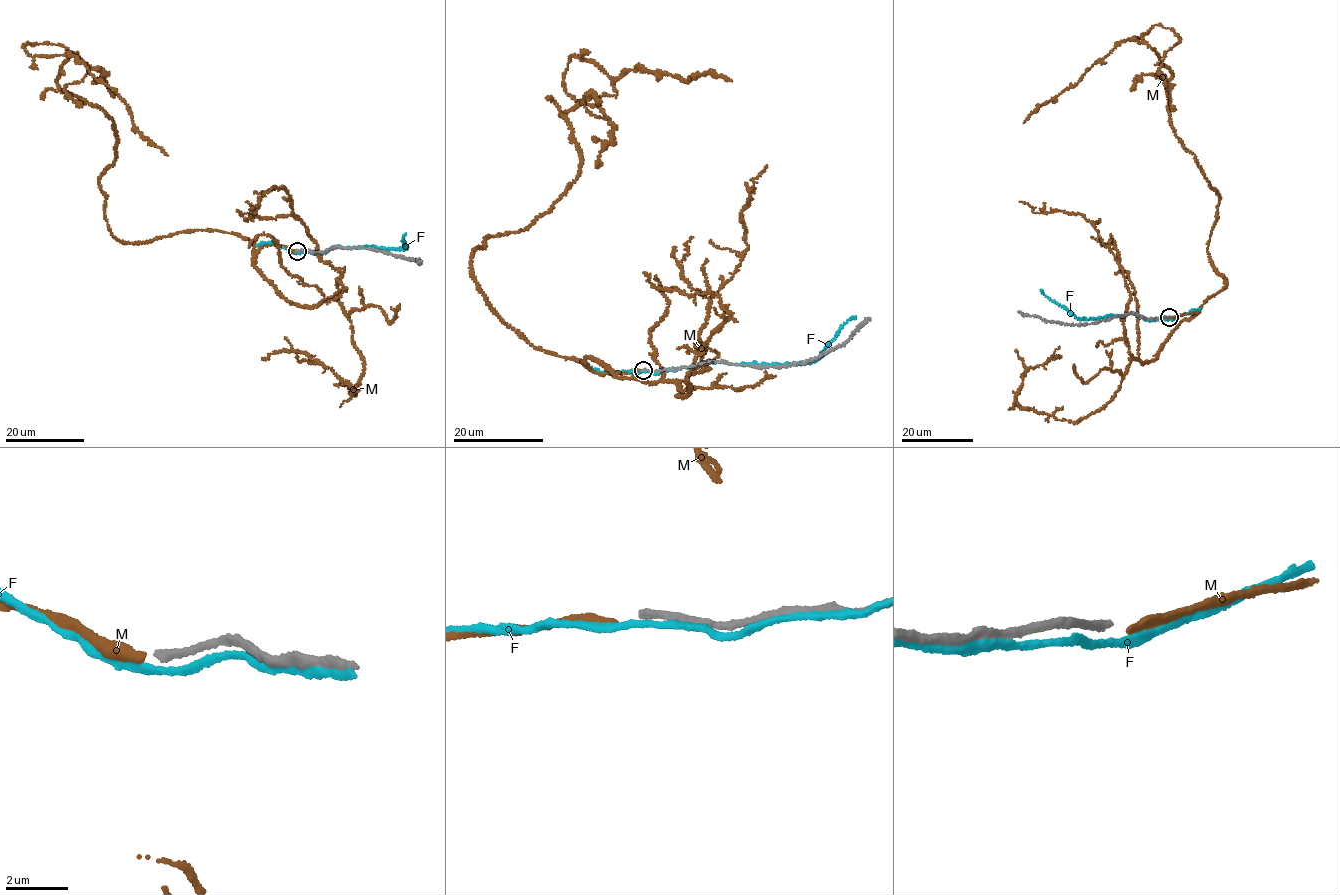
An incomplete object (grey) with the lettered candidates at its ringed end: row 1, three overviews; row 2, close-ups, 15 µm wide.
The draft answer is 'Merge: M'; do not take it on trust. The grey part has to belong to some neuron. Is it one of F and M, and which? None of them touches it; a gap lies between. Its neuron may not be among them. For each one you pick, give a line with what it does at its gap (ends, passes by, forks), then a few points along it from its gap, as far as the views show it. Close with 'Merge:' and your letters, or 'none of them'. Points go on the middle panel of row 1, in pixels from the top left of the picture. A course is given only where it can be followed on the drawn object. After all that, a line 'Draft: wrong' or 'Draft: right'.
Merge: none of them
Draft: wrong

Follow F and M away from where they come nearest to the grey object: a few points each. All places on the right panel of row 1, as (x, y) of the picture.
F: (1169, 319), (1151, 321), (1131, 313), (1080, 319), (1040, 289)
M: (1171, 317), (1226, 282), (1207, 247), (1219, 194), (1141, 36), (1172, 30), (1130, 90)

